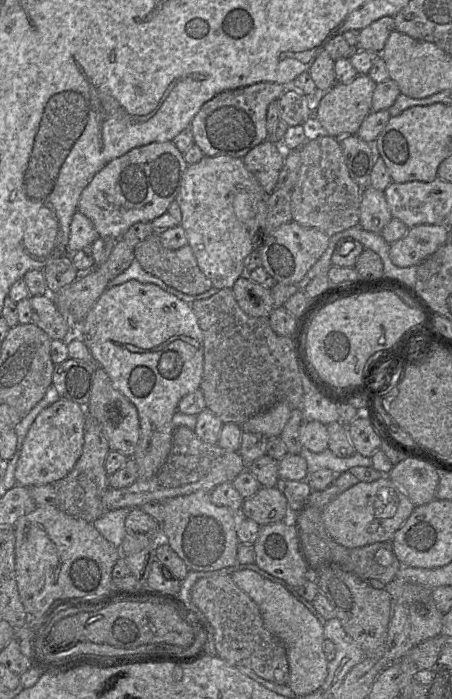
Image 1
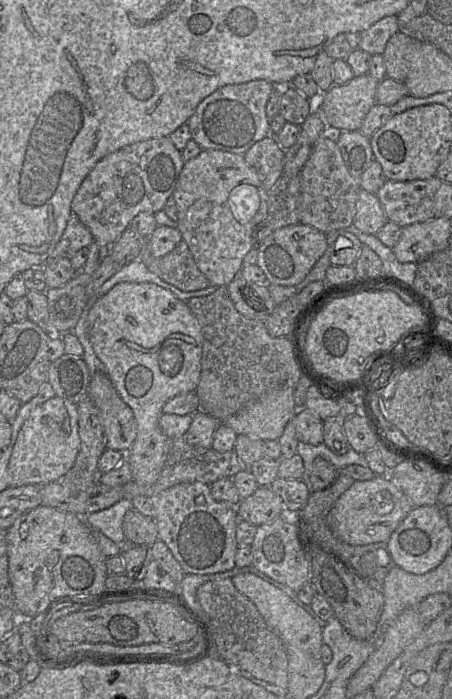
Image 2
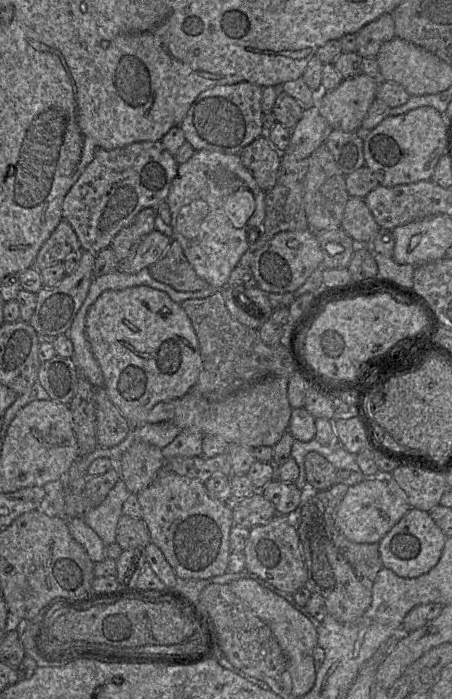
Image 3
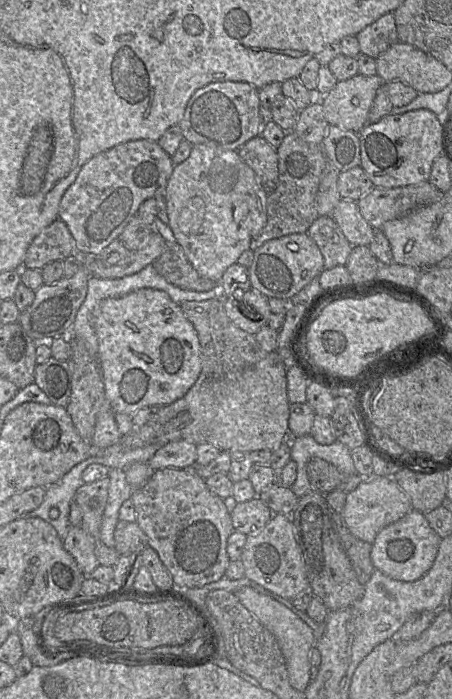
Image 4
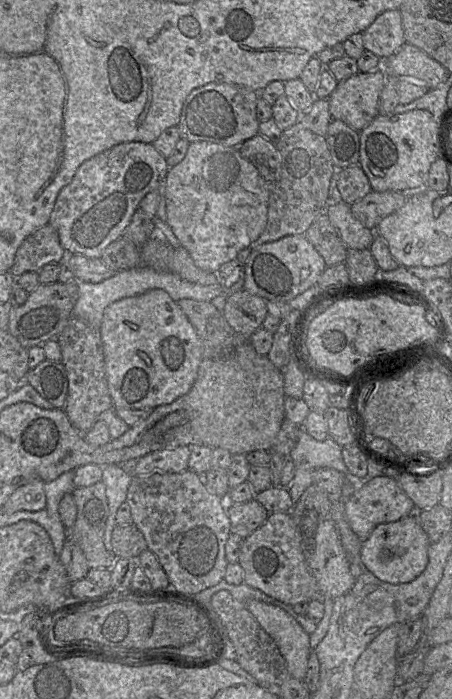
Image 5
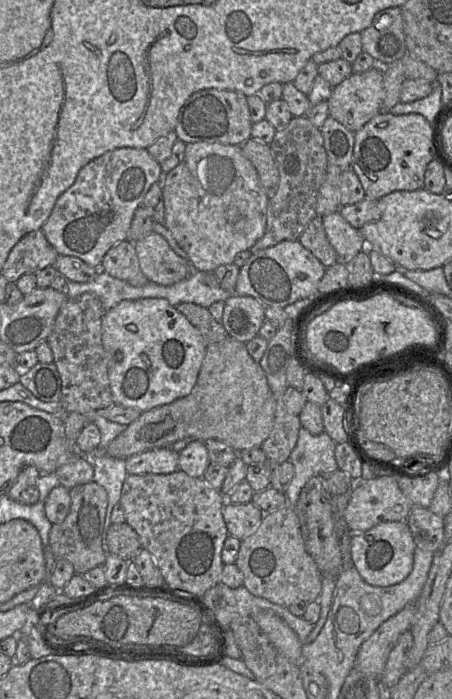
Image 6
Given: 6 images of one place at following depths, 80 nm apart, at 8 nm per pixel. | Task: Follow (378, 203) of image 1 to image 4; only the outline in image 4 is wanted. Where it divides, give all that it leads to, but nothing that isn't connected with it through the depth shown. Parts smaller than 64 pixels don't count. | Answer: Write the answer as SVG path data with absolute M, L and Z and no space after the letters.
M341 199L332 218L353 247L369 246L373 240L376 230L361 215L357 201Z

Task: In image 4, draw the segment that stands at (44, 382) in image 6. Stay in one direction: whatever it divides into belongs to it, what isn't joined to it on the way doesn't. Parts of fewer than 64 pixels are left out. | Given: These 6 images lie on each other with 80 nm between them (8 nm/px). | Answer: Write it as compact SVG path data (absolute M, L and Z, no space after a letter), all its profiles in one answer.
M50 357L35 367L34 382L48 396L50 402L66 407L71 394L71 370L69 360Z

